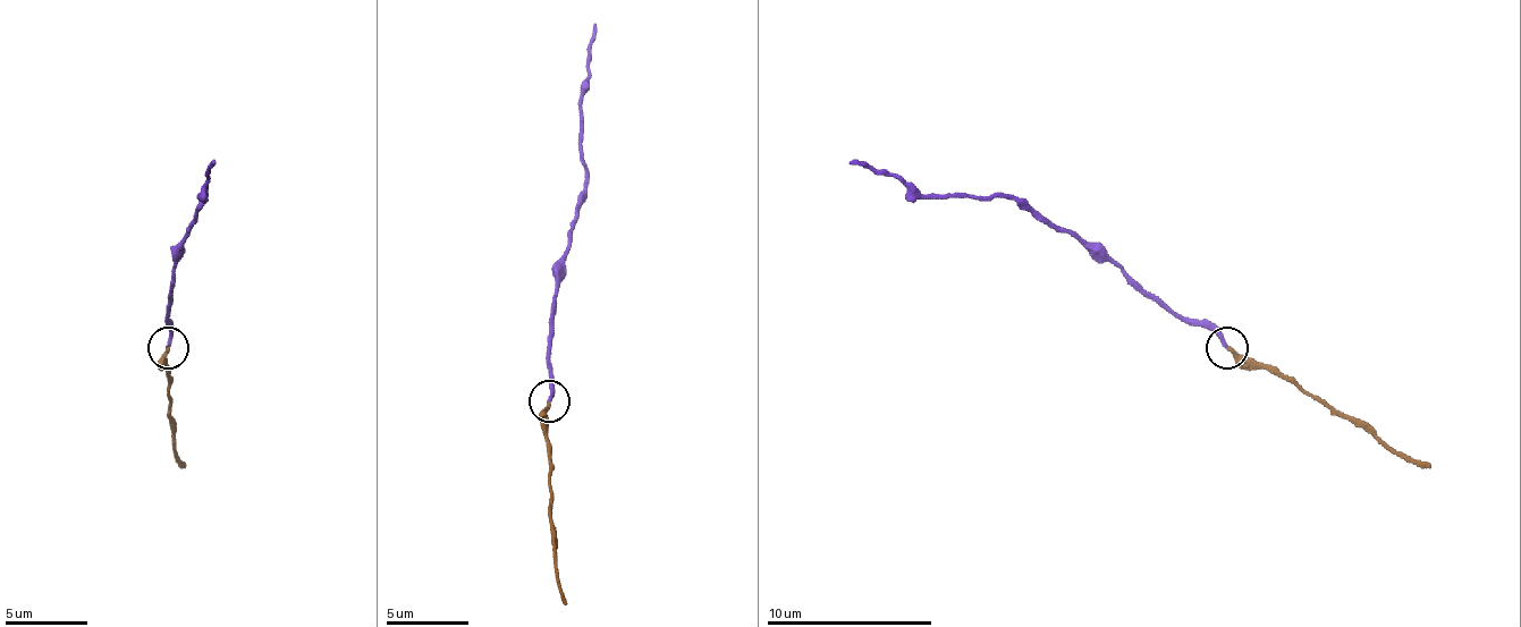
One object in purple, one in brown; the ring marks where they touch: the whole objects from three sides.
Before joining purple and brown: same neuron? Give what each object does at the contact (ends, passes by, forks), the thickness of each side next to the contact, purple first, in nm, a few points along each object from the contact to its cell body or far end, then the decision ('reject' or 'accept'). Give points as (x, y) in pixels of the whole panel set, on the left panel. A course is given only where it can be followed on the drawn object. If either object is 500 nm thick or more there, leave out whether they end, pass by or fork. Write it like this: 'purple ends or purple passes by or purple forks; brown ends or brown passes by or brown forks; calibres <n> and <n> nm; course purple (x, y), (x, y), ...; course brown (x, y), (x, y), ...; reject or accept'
purple ends; brown ends; calibres 240 and 240 nm; course purple (167, 347), (175, 247), (196, 222), (204, 197), (200, 197), (204, 177), (212, 160); course brown (167, 350), (171, 438), (184, 467); accept

